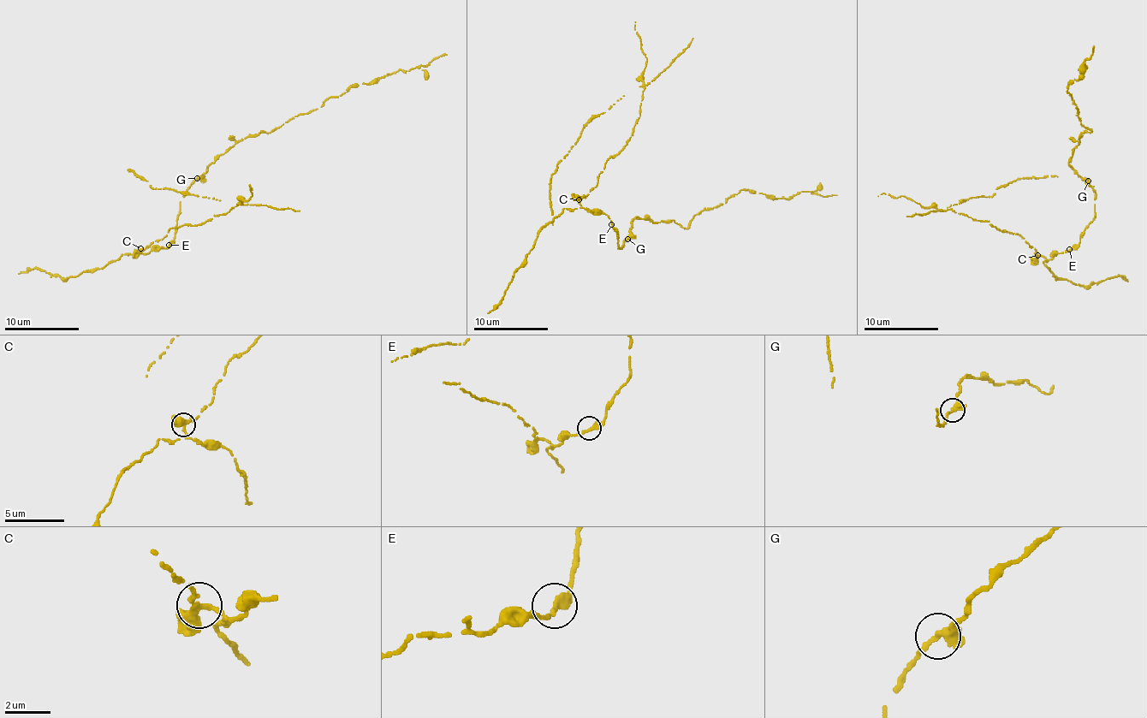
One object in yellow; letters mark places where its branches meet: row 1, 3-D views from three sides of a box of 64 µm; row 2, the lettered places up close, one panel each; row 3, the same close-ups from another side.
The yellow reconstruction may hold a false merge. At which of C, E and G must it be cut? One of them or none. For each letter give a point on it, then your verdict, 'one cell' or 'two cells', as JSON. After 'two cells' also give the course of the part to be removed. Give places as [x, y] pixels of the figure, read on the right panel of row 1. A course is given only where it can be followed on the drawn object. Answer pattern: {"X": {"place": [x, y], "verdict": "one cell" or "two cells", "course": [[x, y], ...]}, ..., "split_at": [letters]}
{"C": {"place": [1037, 255], "verdict": "two cells"}, "E": {"place": [1069, 249], "verdict": "one cell"}, "G": {"place": [1088, 180], "verdict": "one cell"}, "split_at": ["C"]}

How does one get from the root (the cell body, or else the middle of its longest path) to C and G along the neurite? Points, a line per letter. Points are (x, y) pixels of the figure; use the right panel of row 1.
C: (1069, 251), (1054, 253), (1048, 259), (1038, 256)
G: (1069, 251), (1080, 241), (1084, 228), (1095, 216), (1095, 192), (1088, 180)

